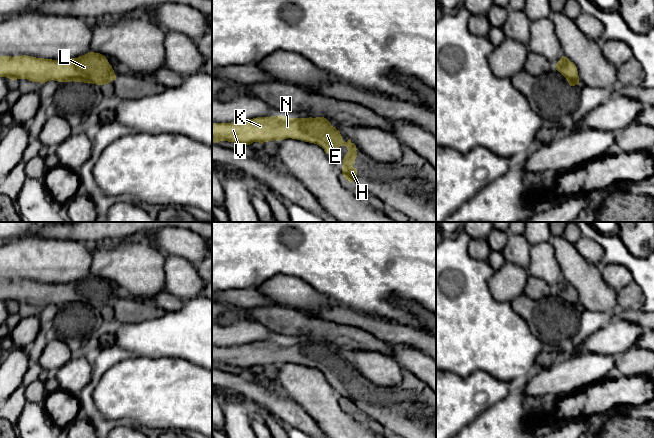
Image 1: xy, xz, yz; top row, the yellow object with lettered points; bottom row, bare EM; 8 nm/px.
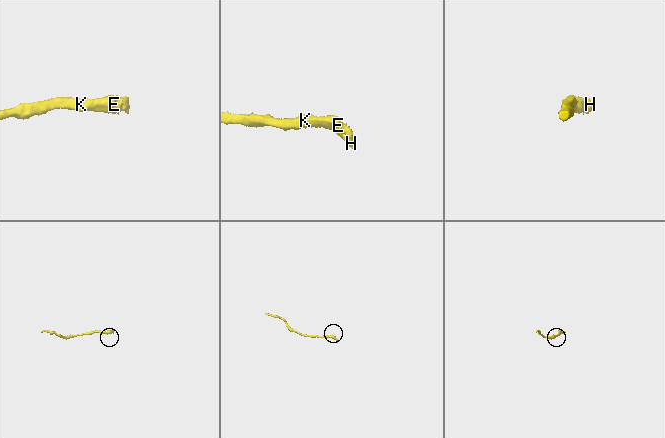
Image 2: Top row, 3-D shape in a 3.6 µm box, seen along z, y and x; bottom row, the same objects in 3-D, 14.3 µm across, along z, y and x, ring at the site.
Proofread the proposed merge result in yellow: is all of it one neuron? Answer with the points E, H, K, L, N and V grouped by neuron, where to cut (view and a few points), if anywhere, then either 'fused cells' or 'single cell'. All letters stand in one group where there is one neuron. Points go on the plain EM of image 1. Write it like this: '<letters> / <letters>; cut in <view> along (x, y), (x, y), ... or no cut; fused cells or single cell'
E H K L N V; no cut; single cell

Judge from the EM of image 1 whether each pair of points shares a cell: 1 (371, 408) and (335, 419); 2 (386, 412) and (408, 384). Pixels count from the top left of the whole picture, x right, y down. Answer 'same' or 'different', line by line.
1: different
2: same

